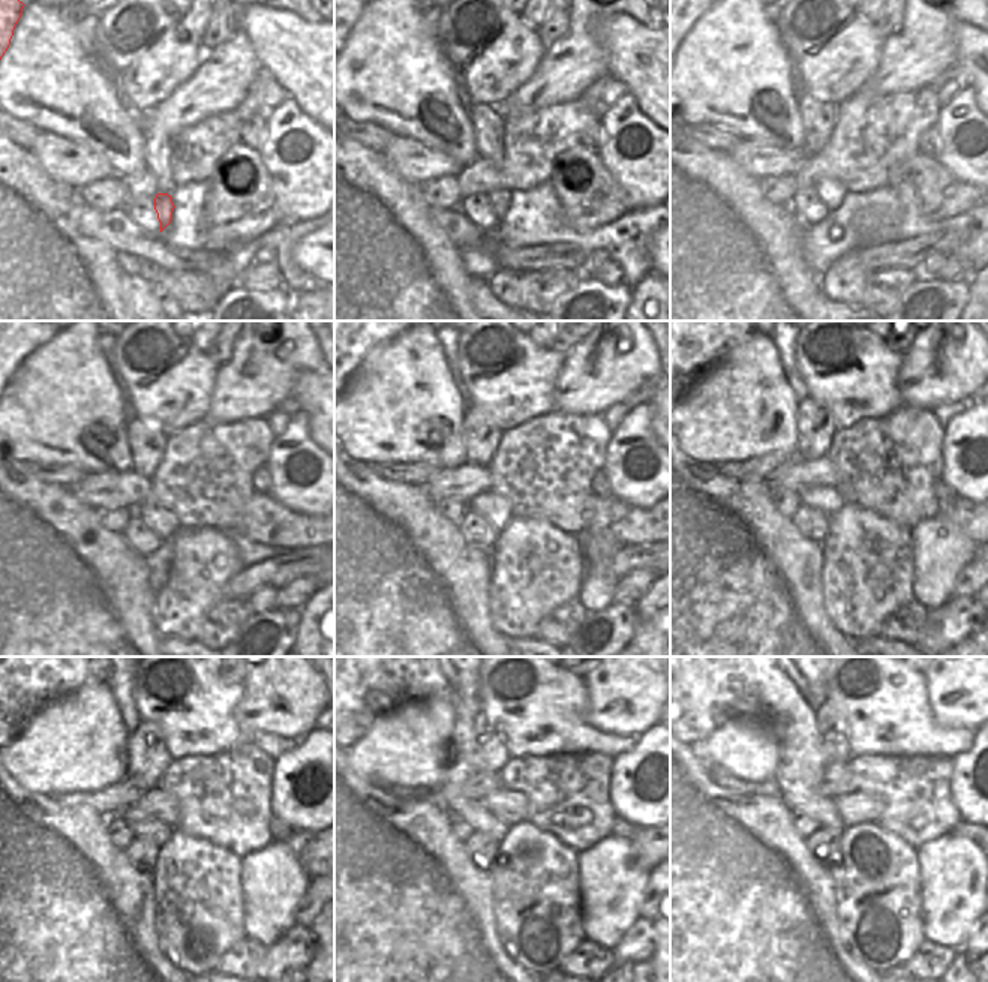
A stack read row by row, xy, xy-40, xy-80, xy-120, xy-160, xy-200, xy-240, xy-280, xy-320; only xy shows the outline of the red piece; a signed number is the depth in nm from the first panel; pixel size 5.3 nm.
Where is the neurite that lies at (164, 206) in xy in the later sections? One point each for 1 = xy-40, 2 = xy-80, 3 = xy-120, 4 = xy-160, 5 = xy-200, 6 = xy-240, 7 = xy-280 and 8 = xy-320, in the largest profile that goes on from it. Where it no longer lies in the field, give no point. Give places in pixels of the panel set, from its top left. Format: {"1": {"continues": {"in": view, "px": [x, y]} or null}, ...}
{"1": {"continues": {"in": "xy-40", "px": [499, 198]}}, "2": {"continues": {"in": "xy-80", "px": [832, 194]}}, "3": {"continues": {"in": "xy-120", "px": [162, 522]}}, "4": {"continues": {"in": "xy-160", "px": [491, 505]}}, "5": {"continues": {"in": "xy-200", "px": [828, 499]}}, "6": {"continues": {"in": "xy-240", "px": [156, 831]}}, "7": {"continues": {"in": "xy-280", "px": [471, 810]}}, "8": {"continues": {"in": "xy-320", "px": [700, 687]}}}

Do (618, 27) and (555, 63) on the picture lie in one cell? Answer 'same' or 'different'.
different

